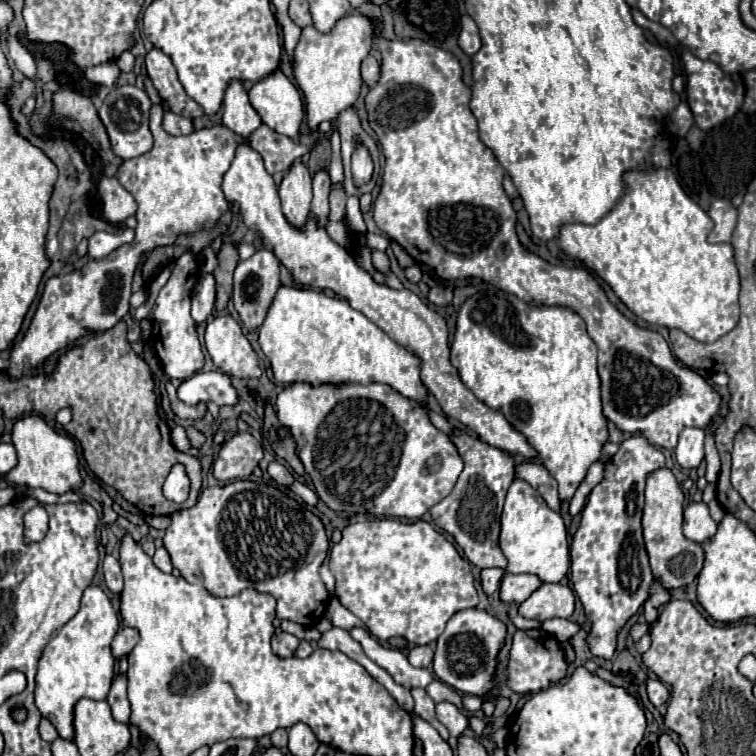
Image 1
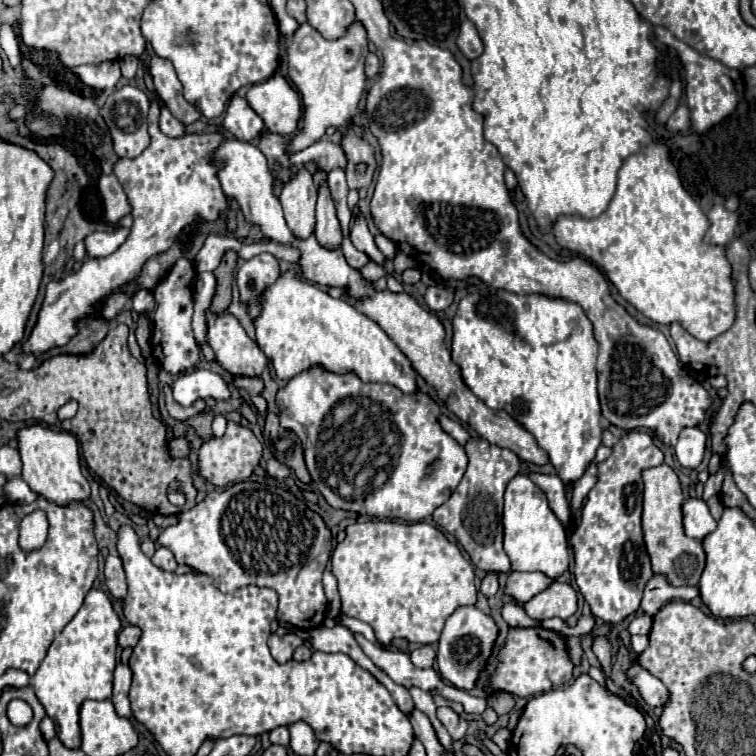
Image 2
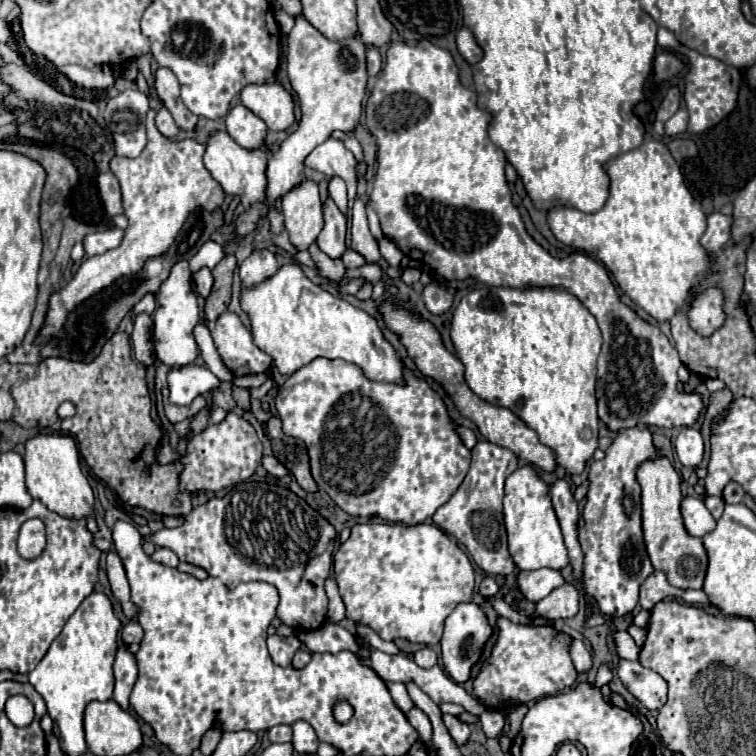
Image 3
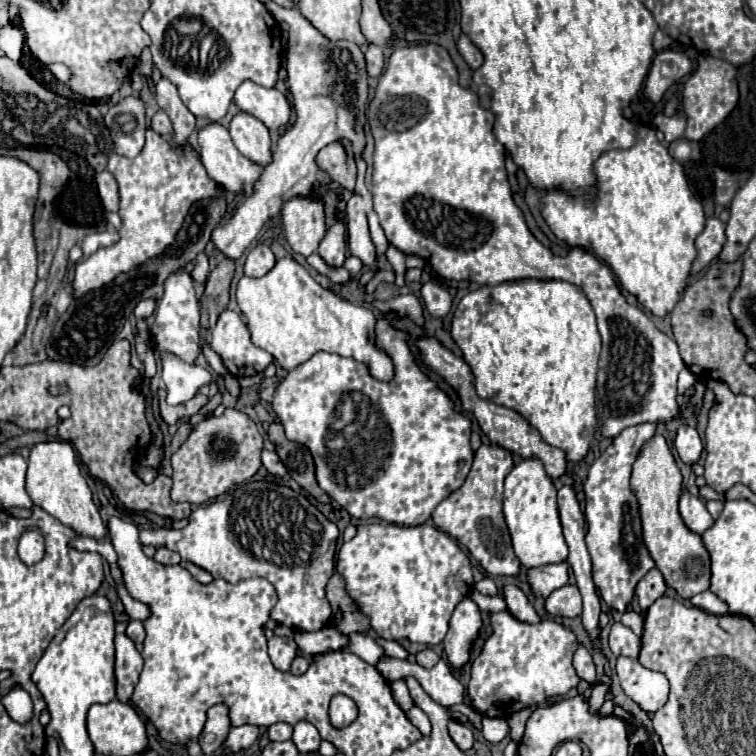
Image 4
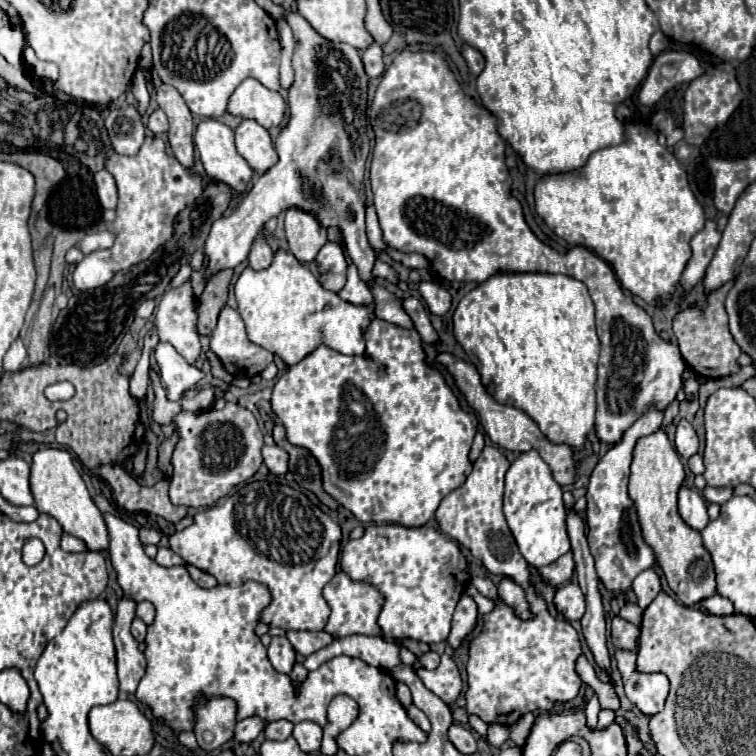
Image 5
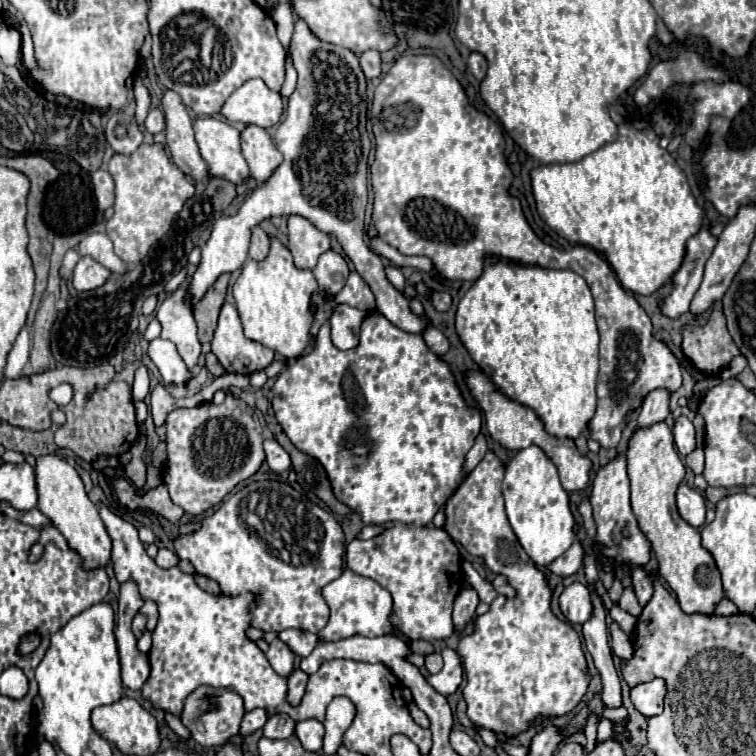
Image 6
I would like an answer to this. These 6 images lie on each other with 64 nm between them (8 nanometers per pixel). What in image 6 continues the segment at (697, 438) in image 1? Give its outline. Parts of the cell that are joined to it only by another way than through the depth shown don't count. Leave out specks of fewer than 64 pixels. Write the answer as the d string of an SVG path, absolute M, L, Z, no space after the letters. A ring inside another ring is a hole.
M680 416L674 424L674 442L676 442L676 448L682 458L686 458L696 448L694 426L686 416Z

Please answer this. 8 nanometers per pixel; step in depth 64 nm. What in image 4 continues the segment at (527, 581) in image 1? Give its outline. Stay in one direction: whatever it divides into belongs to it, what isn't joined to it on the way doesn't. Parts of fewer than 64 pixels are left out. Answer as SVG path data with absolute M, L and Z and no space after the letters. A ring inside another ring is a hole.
M568 562L528 570L528 584L536 598L548 598L550 592L568 582Z

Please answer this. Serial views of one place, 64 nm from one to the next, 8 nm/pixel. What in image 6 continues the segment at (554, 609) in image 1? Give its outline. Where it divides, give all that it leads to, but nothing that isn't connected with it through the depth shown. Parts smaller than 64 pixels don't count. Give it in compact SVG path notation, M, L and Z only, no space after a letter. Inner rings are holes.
M572 582L564 588L564 592L558 598L558 604L564 612L564 616L574 624L584 624L592 612L590 604L590 592L582 582Z

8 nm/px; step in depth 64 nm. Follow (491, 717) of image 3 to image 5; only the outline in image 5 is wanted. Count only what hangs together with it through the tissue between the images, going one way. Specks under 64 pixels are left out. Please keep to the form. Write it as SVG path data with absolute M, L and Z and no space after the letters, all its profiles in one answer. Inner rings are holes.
M488 724L486 738L492 746L502 746L508 740L508 736L510 736L510 730L504 724Z

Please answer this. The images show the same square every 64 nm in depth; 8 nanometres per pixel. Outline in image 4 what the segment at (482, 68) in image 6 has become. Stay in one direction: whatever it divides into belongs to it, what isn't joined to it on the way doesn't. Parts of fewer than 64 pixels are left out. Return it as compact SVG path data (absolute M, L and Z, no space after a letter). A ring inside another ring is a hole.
M460 34L460 38L458 38L458 50L460 50L462 58L468 62L468 66L470 66L472 70L476 70L476 68L484 62L482 52L480 52L480 50L472 44L472 40L468 40L468 36L464 36L464 34Z

